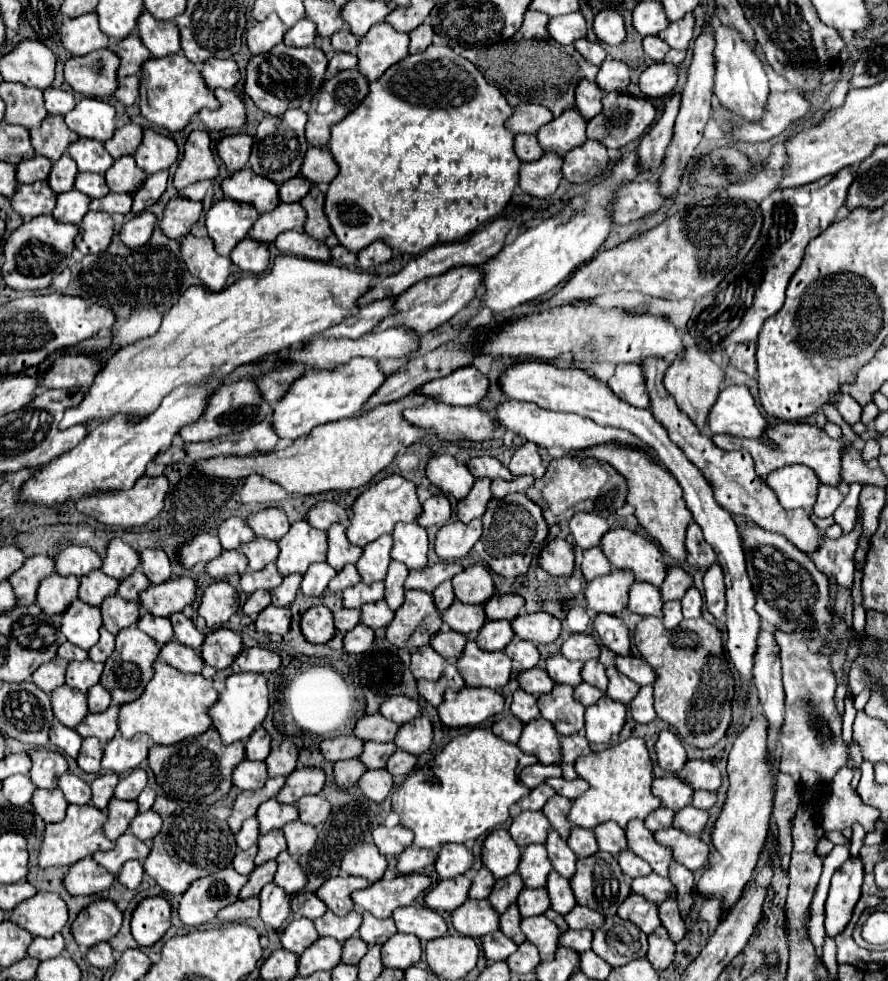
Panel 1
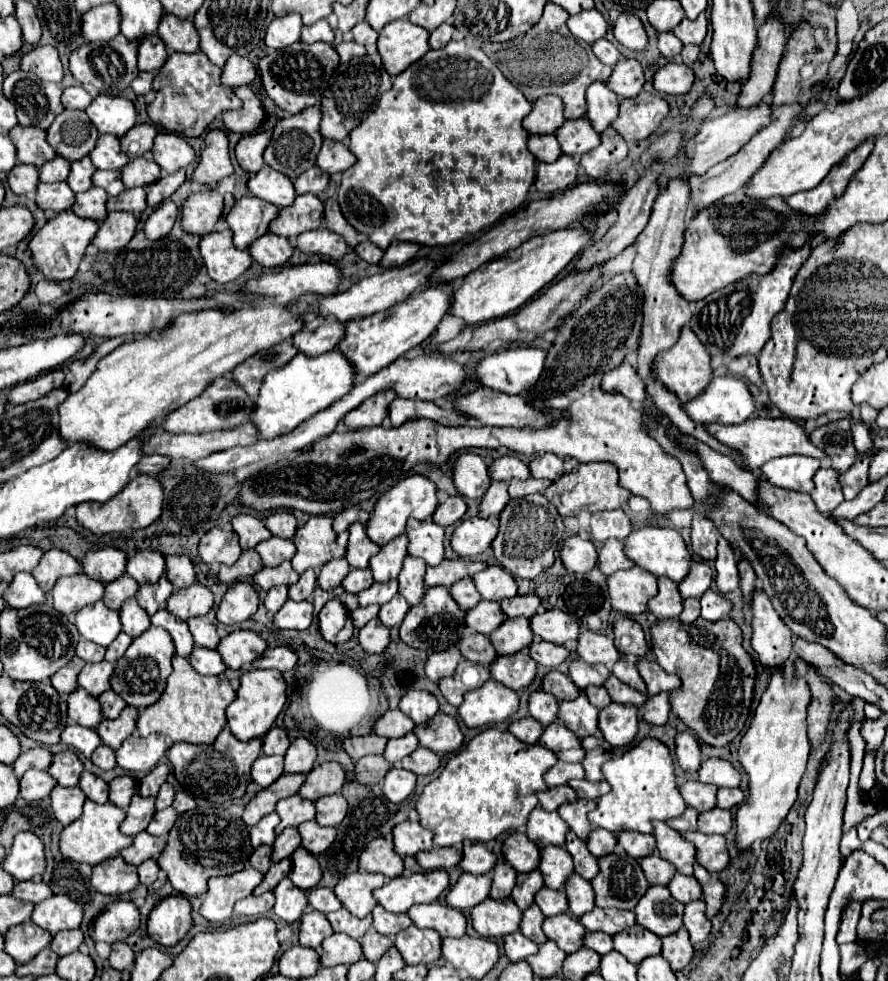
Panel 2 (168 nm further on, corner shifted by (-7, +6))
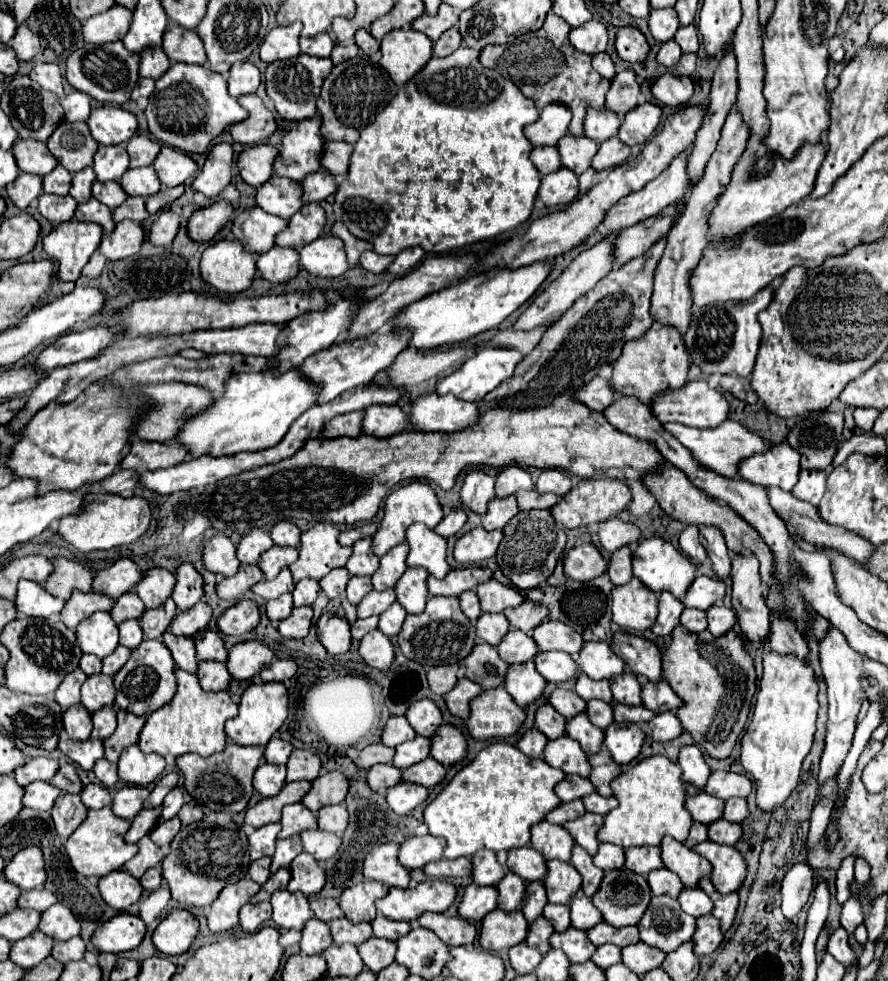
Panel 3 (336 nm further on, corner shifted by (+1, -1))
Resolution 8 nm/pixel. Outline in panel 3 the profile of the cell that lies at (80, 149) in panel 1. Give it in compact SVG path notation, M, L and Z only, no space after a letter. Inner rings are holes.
M100 145L94 157L92 165L96 179L104 181L118 181L124 171L128 169L128 153L126 145L114 145L114 147L104 147Z

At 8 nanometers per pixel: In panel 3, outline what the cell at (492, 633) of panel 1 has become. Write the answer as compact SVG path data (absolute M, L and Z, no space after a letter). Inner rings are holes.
M510 629L496 649L500 659L508 661L508 665L524 663L536 655L536 641L520 629Z

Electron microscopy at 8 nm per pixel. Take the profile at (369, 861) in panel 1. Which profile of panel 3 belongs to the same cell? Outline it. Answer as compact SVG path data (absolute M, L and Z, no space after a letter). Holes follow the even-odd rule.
M396 843L376 845L376 849L372 849L372 853L368 853L368 857L364 859L362 875L388 887L408 887L410 881L410 873L398 863Z

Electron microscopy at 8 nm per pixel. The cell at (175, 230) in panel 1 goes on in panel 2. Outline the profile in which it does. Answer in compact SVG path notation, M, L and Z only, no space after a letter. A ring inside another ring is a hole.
M204 190L192 194L188 202L182 206L182 228L190 234L210 234L214 224L222 216L224 200L216 190Z

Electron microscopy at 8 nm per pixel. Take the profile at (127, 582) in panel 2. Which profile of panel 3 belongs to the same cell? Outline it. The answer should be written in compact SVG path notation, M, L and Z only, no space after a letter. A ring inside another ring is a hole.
M124 593L124 597L116 599L116 605L110 611L110 615L116 623L120 623L120 621L126 621L126 619L140 619L144 609L146 607L136 593Z

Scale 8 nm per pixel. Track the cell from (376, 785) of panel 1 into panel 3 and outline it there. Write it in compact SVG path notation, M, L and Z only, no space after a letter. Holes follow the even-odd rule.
M402 781L400 785L394 785L392 789L388 789L386 793L386 801L390 805L390 809L396 815L406 815L410 813L416 805L420 805L424 799L428 797L428 789L416 783L408 783Z

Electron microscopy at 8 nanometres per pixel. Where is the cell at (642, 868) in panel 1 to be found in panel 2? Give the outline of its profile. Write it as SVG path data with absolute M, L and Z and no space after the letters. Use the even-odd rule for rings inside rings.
M652 854L652 856L642 860L642 870L644 870L644 874L646 874L646 878L648 878L648 882L652 886L654 884L666 886L674 878L674 874L676 874L676 866L670 864L668 860L656 856L656 854Z

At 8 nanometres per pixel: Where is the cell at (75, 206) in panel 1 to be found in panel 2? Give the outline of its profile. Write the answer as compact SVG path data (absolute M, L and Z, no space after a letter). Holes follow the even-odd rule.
M92 186L92 190L76 194L76 204L72 206L72 210L82 218L92 218L92 220L100 222L100 220L106 220L106 216L108 216L106 200L108 200L108 194L100 188Z

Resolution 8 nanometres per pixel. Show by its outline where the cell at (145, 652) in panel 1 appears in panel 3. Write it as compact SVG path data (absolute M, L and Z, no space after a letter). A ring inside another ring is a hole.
M144 639L138 649L132 649L130 659L124 667L112 677L116 687L116 709L124 709L136 715L150 715L162 705L166 705L172 695L176 693L176 679L174 679L174 659L168 653L168 647L162 641Z

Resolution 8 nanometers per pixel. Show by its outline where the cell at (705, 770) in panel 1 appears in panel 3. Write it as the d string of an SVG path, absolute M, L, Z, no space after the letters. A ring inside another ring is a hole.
M714 771L712 777L708 777L704 791L708 795L714 795L718 799L730 799L730 797L748 797L752 791L752 783L746 775L736 775L728 771Z

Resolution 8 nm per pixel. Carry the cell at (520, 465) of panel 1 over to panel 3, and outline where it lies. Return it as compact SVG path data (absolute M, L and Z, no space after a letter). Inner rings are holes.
M546 469L546 471L542 471L542 473L538 475L534 489L536 489L538 493L552 491L552 493L556 493L558 497L562 497L562 495L570 489L570 479L568 479L566 473L560 471L560 469Z

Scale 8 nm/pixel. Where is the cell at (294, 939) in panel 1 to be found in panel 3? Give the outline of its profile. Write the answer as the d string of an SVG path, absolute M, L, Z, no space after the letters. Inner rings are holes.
M312 917L302 929L302 941L300 941L302 953L320 955L330 945L332 945L332 937L330 937L328 923Z

